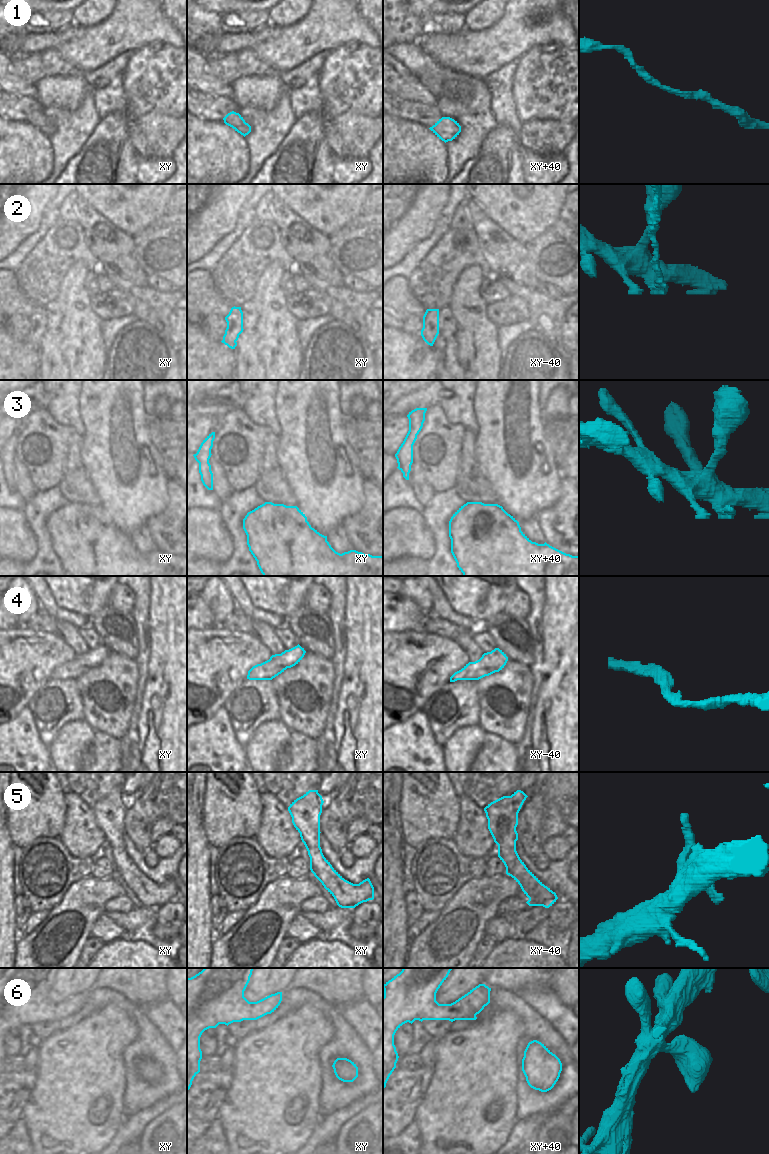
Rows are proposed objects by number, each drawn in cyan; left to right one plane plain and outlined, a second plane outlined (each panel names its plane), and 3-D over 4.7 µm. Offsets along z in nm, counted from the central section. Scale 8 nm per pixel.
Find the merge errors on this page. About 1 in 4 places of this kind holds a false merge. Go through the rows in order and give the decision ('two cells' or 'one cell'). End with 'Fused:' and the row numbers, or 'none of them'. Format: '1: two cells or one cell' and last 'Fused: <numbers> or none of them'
1: one cell
2: two cells
3: one cell
4: one cell
5: one cell
6: one cell
Fused: 2

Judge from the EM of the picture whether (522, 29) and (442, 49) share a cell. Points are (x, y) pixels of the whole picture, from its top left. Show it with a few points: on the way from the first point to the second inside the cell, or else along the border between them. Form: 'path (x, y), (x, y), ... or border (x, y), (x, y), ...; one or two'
path (502, 42), (490, 49), (462, 49); one

